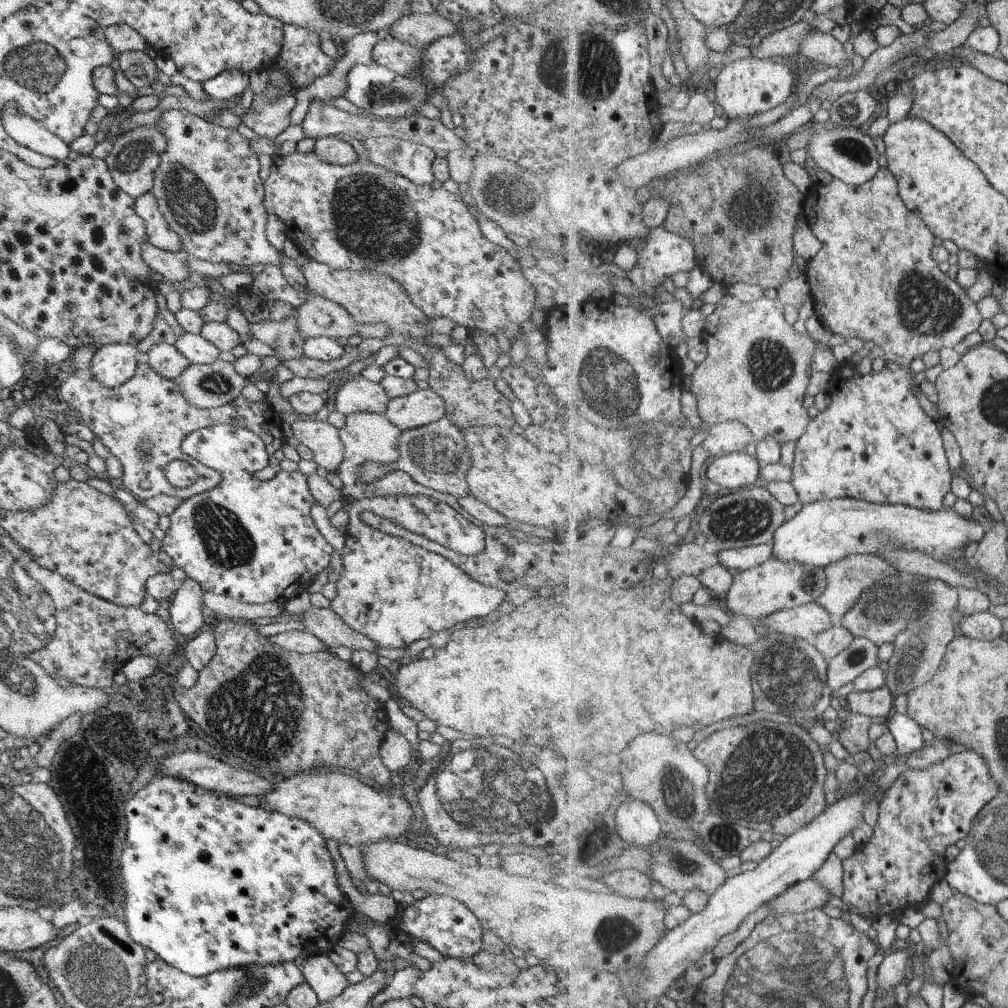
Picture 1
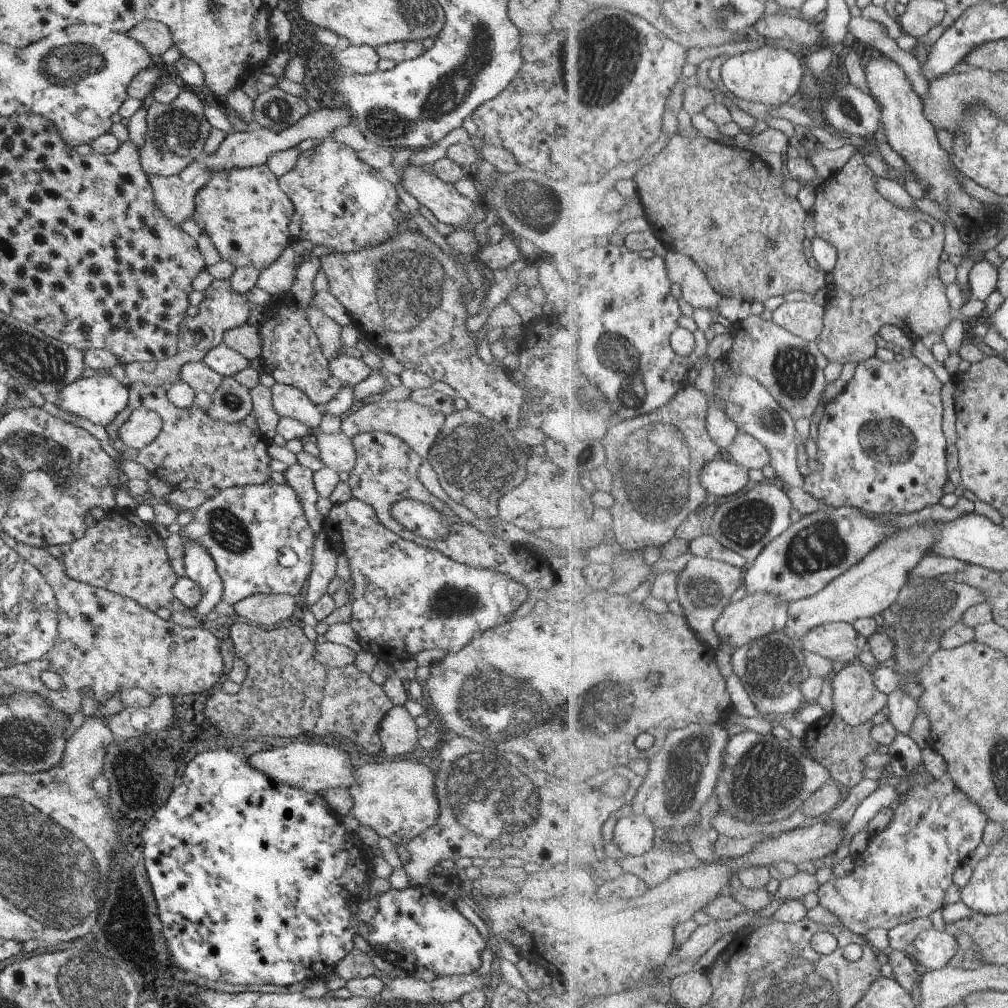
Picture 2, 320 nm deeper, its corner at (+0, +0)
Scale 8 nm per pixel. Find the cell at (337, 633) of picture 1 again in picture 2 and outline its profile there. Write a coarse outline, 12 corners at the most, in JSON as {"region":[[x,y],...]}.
{"region":[[255,593],[232,604],[234,614],[270,628],[298,614],[289,595]]}

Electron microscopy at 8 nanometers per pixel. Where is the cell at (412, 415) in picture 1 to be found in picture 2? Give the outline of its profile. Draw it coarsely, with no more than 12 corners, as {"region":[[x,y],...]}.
{"region":[[380,398],[347,414],[347,438],[381,431],[427,458],[444,422],[410,398]]}

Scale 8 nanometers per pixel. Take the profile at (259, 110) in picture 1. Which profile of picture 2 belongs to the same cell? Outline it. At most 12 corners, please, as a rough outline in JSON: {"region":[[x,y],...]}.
{"region":[[277,87],[261,89],[253,124],[275,132],[308,111],[303,99]]}

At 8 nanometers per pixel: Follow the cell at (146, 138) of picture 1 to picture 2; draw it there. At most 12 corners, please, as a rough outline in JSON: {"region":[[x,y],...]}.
{"region":[[196,90],[154,101],[138,148],[145,176],[197,160],[212,128]]}

